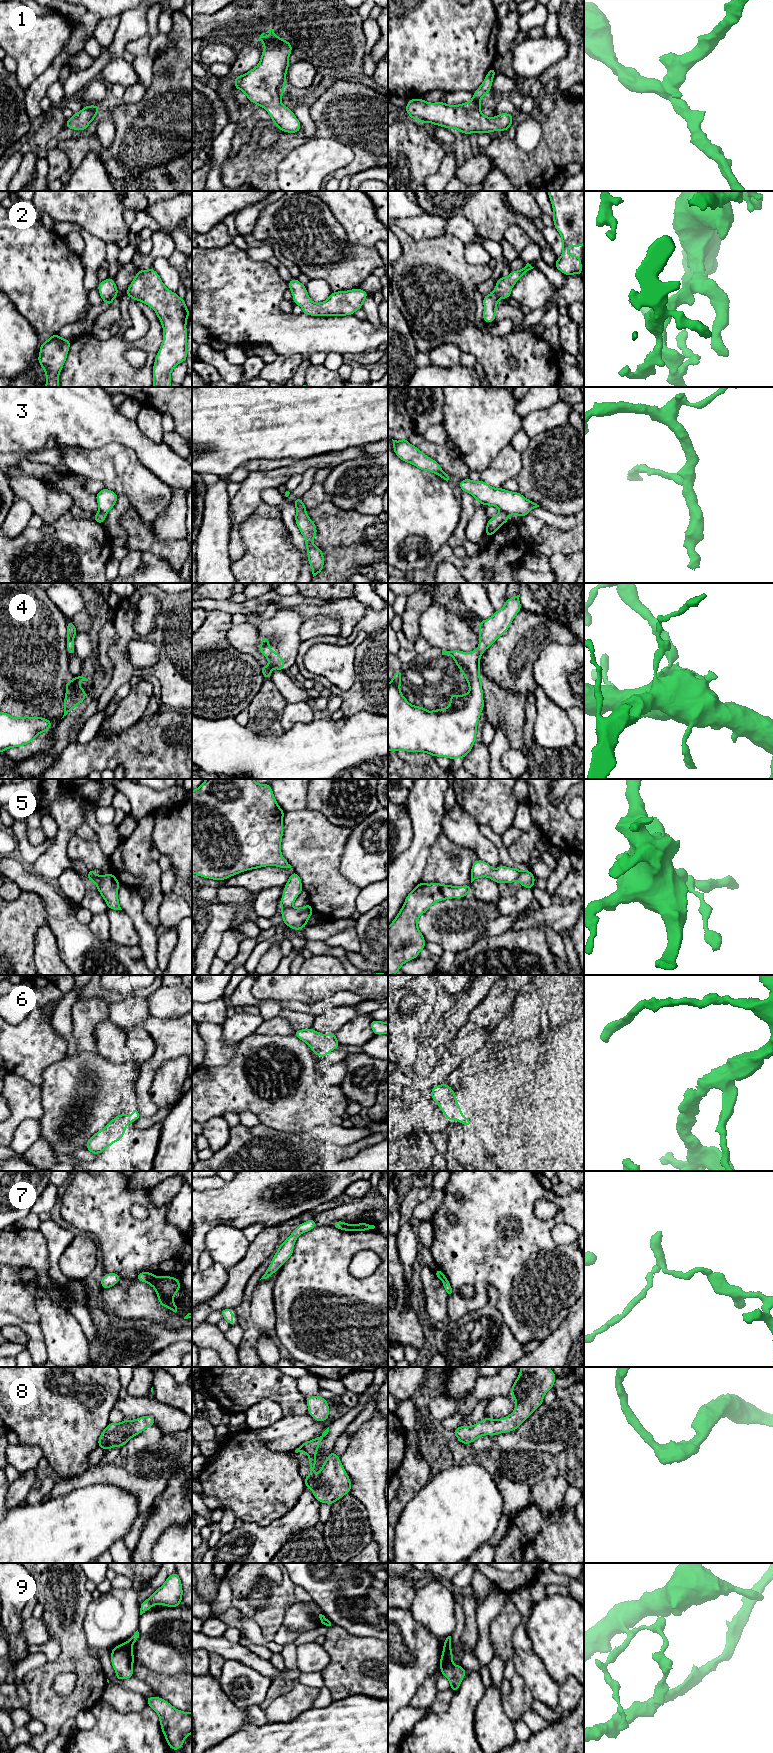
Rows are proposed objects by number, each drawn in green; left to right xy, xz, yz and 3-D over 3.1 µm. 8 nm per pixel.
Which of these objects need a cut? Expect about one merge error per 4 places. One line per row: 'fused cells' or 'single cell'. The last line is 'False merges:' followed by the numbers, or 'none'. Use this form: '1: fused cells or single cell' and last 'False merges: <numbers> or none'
1: single cell
2: single cell
3: fused cells
4: single cell
5: fused cells
6: single cell
7: fused cells
8: single cell
9: fused cells
False merges: 3, 5, 7, 9

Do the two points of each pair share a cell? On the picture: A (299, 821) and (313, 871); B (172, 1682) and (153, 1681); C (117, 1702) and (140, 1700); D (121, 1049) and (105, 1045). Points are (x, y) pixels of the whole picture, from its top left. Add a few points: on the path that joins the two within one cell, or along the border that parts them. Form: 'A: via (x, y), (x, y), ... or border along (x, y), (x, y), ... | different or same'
A: via (306, 833), (313, 846), (313, 859) | same
B: via (167, 1682), (158, 1682) | same
C: via (123, 1701), (134, 1701) | same
D: via (117, 1049), (109, 1045) | same

